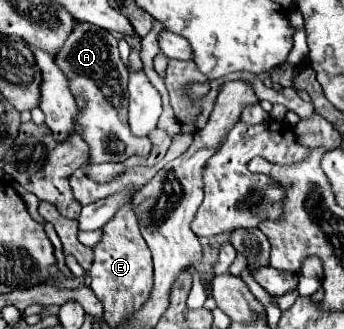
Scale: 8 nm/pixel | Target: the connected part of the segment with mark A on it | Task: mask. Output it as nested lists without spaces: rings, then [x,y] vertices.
[[[75,22],[71,34],[67,36],[61,50],[55,54],[55,64],[61,68],[69,82],[69,90],[75,98],[83,98],[85,106],[79,108],[75,116],[75,126],[79,126],[81,138],[89,146],[91,162],[123,162],[125,158],[139,154],[149,156],[151,154],[151,140],[148,137],[136,137],[131,134],[127,124],[127,80],[129,70],[123,64],[119,50],[117,50],[117,38],[109,30],[89,24],[89,22]]]

